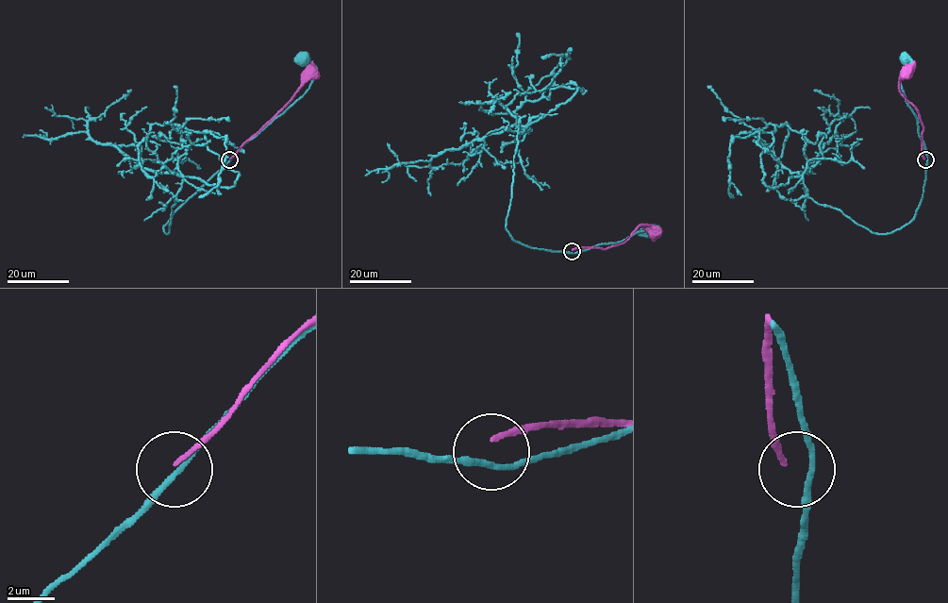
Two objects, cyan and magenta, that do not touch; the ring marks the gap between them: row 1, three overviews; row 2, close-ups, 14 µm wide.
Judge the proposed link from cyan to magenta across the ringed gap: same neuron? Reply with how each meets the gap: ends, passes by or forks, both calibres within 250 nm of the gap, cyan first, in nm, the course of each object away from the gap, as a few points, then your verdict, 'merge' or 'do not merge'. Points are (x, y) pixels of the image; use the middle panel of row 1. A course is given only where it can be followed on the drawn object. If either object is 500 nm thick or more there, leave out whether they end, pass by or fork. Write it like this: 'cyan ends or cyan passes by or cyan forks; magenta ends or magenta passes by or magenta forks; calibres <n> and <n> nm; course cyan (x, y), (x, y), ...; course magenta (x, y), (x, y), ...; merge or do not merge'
cyan passes by; magenta ends; calibres 240 and 200 nm; course cyan (572, 252), (601, 243), (617, 243), (651, 226), (657, 226), (658, 230), (651, 235), (646, 232); course magenta (572, 250), (607, 248), (622, 243), (640, 226), (650, 226), (654, 229); do not merge

